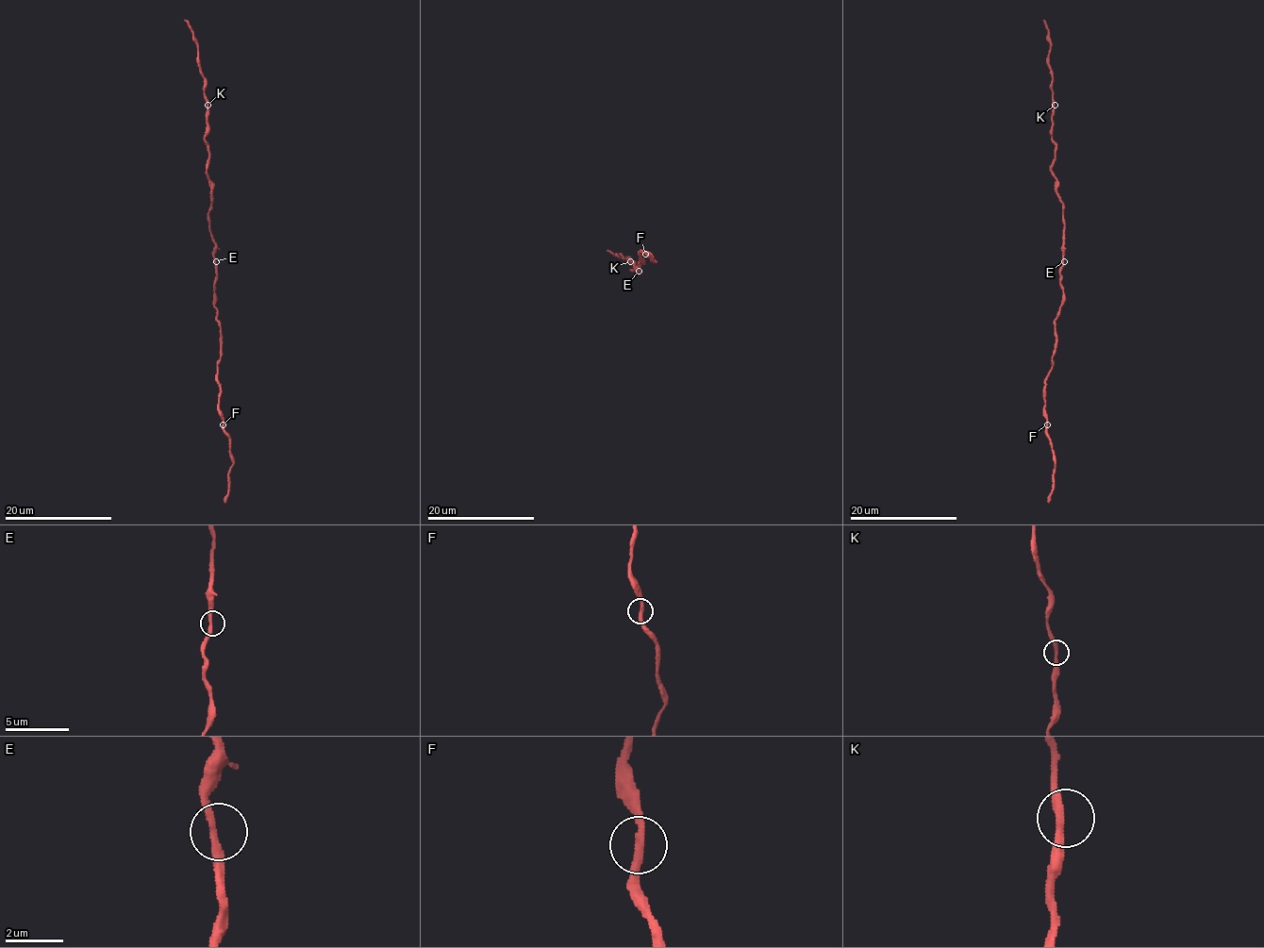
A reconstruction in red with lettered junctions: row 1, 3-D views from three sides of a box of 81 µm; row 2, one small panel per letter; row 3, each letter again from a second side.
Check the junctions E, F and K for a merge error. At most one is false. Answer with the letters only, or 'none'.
none

